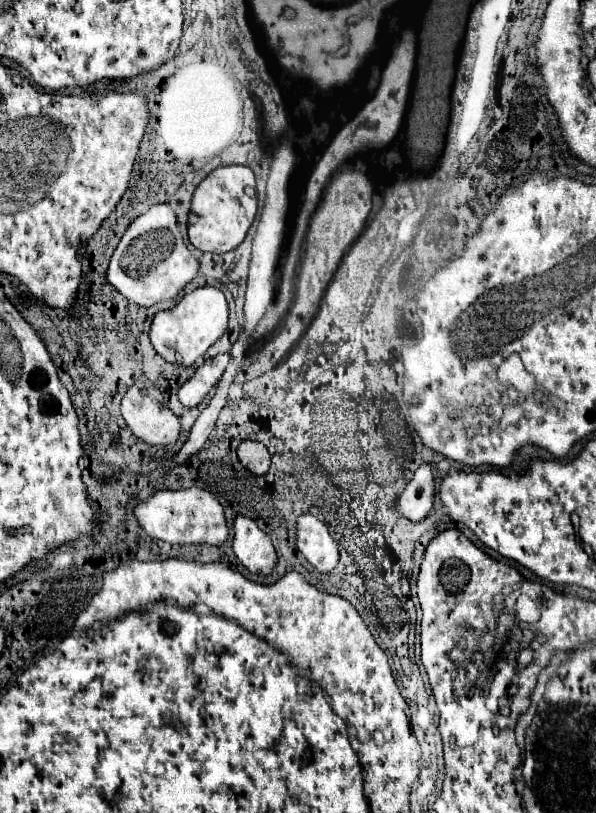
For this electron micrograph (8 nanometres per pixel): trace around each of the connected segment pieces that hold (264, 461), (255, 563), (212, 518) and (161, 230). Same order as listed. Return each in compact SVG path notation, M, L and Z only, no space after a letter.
M242 441L238 447L238 459L254 475L266 475L270 469L270 453L256 441Z
M238 515L234 519L234 541L232 549L238 561L250 571L258 575L270 575L276 569L278 555L270 541L270 537L260 531L260 527L248 519Z
M200 487L178 491L156 491L150 499L146 499L136 507L136 517L140 527L150 537L166 541L170 545L192 545L192 543L222 545L228 539L228 523L222 503L210 491Z
M154 205L144 215L136 217L120 239L108 267L108 281L136 305L152 307L158 301L178 297L198 271L200 261L184 245L176 213L170 205Z

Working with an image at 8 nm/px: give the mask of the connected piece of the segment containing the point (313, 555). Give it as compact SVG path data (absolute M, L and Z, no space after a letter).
M306 513L298 519L298 551L316 567L318 573L332 573L340 561L338 547L328 533L328 527Z

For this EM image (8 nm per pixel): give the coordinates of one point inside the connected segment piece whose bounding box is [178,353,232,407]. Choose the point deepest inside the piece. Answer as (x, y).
(192, 392)

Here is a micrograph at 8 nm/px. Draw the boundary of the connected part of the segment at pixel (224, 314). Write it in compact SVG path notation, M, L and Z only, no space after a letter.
M200 287L184 295L170 311L156 313L150 329L150 341L156 353L168 363L194 365L228 329L228 301L218 287Z

